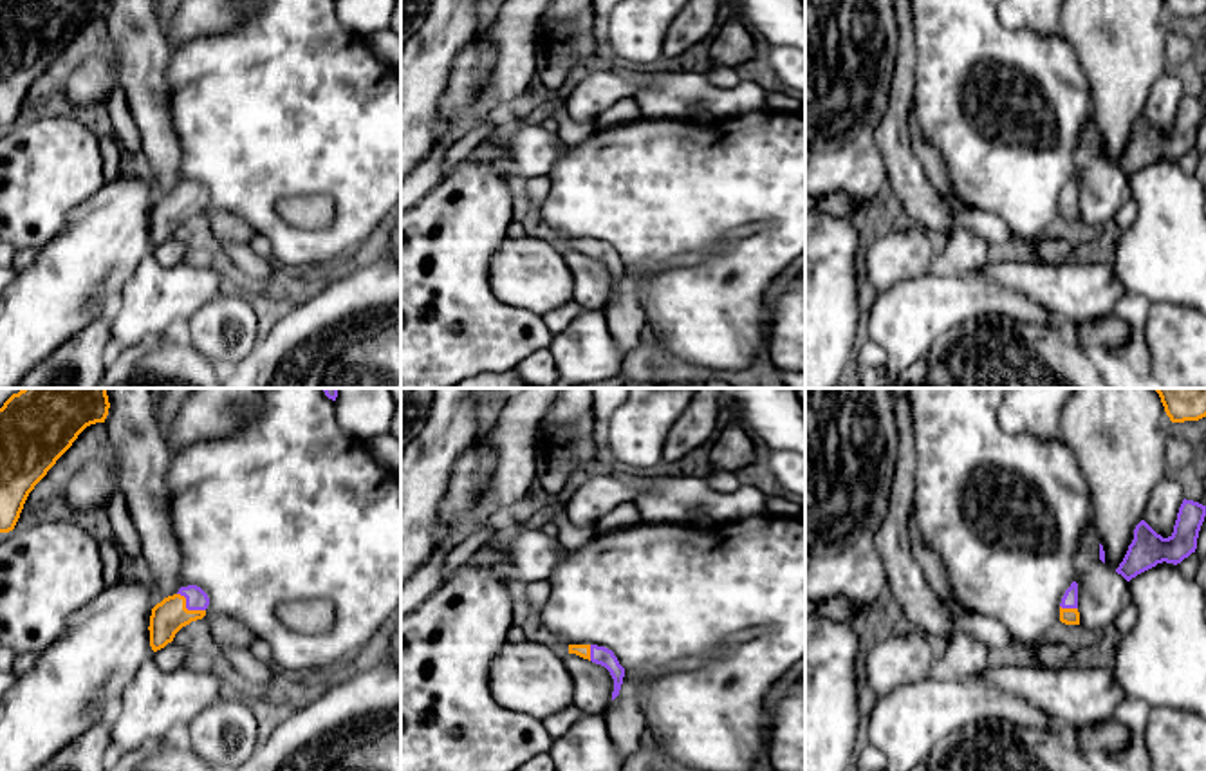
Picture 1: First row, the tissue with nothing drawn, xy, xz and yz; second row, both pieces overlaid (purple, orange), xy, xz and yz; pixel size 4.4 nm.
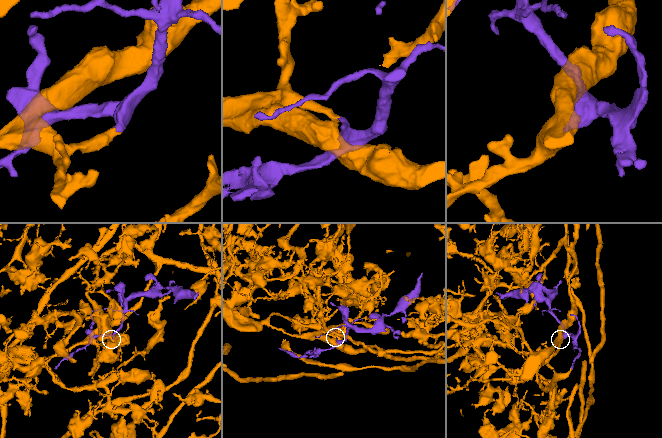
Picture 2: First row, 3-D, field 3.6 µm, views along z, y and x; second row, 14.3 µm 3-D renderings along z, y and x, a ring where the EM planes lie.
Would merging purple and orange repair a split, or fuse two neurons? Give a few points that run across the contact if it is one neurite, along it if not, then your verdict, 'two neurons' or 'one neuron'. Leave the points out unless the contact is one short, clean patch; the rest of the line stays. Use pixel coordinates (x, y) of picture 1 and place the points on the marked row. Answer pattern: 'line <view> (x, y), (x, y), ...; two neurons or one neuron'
line xy (195, 598), (188, 609), (179, 609), (168, 616); one neuron

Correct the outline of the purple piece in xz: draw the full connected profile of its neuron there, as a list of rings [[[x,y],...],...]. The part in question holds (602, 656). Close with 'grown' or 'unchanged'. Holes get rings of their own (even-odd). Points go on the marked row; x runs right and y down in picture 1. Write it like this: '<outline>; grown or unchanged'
[[[569,645],[569,654],[576,654],[583,659],[605,666],[614,679],[612,701],[619,695],[625,677],[625,668],[619,664],[612,650],[598,645]]]; grown

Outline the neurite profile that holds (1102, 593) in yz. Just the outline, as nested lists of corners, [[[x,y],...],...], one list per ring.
[[[1090,524],[1074,554],[1074,581],[1080,625],[1103,637],[1132,596],[1128,581],[1099,560],[1099,543],[1098,529]]]

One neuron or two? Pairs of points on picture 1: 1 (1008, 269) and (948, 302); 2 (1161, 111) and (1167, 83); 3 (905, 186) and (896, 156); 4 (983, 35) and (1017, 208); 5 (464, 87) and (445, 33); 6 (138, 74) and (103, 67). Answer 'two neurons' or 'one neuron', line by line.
1: two neurons
2: one neuron
3: one neuron
4: one neuron
5: two neurons
6: two neurons

